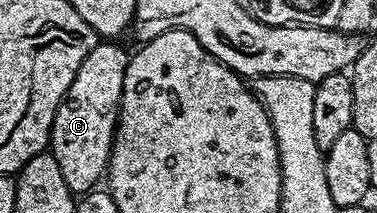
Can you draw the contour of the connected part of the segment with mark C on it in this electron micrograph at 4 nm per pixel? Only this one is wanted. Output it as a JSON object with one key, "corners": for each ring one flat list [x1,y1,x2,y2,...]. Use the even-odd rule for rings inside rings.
{"corners":[[102,40,91,51,91,55,87,55,87,59,83,59,83,63,79,63,79,71,75,71,75,79,71,79,71,87,67,91,65,99,59,103,59,107,55,111,55,119,53,120,53,126,51,127,51,135,49,136,48,152,53,154,55,163,59,163,59,171,63,171,63,180,66,181,67,187,75,195,84,195,94,188,93,185,97,180,106,176,109,168,109,156,113,154,113,134,117,132,117,123,119,120,119,114,121,112,121,96,123,95,123,79,125,78,125,72,129,66,129,58,131,56,130,50,125,50,123,46,117,45,121,43,114,43,112,40]]}

